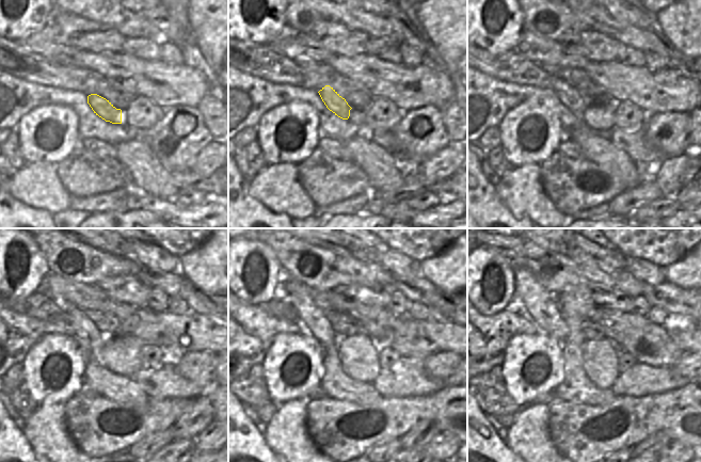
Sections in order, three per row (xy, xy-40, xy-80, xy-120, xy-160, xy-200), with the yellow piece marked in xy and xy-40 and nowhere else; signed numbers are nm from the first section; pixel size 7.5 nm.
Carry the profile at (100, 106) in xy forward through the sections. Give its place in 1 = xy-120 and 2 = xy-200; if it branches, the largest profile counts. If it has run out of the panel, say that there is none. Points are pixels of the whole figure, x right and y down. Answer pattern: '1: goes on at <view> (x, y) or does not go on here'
1: goes on at xy-120 (86, 333)
2: goes on at xy-200 (560, 332)

